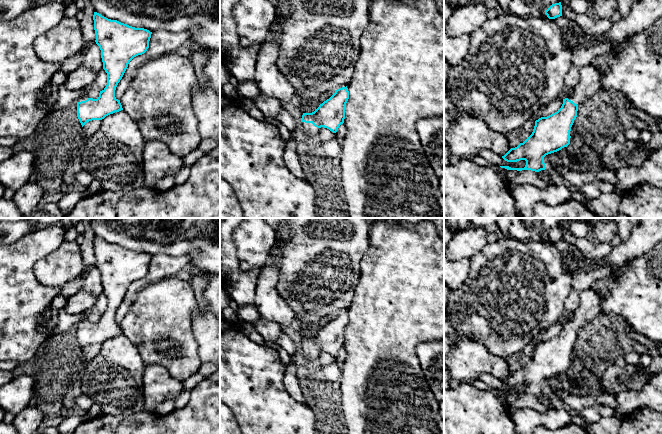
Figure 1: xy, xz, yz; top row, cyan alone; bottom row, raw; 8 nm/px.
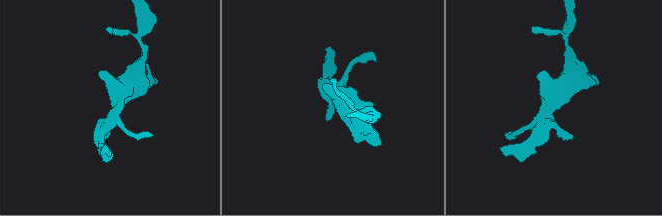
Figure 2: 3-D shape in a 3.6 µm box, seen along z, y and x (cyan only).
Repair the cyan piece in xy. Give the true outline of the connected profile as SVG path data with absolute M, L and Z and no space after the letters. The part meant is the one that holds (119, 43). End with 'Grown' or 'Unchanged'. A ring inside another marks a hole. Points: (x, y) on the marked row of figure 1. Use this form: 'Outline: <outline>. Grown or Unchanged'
Outline: M94 12L93 20L95 42L101 50L107 85L97 99L91 98L86 92L77 99L77 117L82 127L89 121L102 120L123 110L120 100L115 97L116 87L129 62L147 51L152 34L147 29L108 19L97 12Z. Grown

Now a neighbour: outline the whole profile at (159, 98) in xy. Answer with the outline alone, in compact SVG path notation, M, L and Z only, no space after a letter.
M176 52L151 59L136 70L128 89L120 99L123 111L138 125L146 141L165 143L177 156L198 150L201 137L192 106L197 78L189 57Z

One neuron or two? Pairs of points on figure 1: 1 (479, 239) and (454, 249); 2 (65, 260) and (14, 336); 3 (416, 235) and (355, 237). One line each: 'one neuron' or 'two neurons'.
1: one neuron
2: two neurons
3: two neurons

